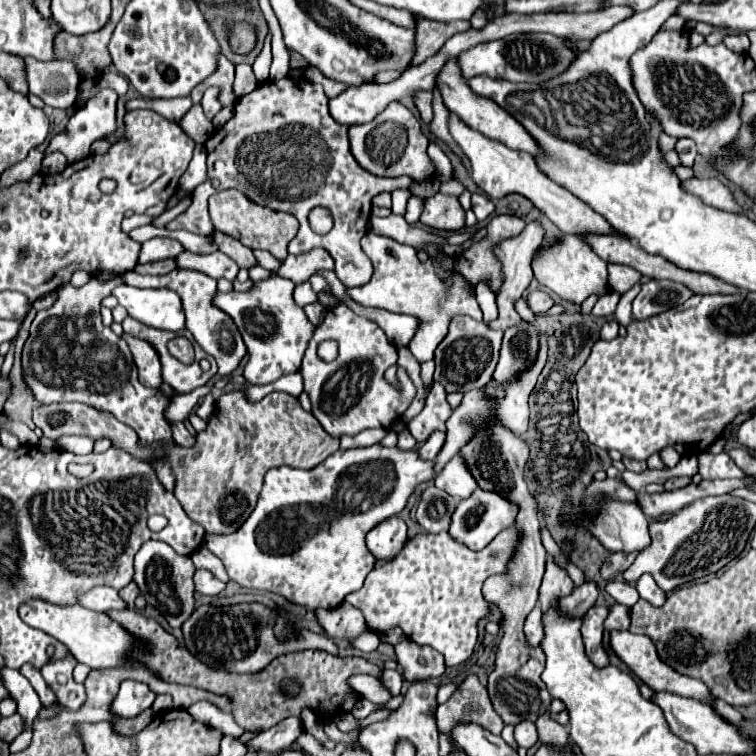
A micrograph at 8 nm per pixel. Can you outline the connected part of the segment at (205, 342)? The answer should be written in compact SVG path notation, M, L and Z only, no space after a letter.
M179 268L165 274L165 276L141 276L137 272L127 272L127 274L123 274L123 278L129 286L135 286L135 288L169 288L169 290L175 290L183 302L185 326L197 338L201 348L205 352L213 354L213 358L217 360L217 366L219 366L217 374L229 376L239 366L247 348L243 344L243 338L241 338L233 318L213 304L213 298L217 294L217 280L213 280L205 274L193 272L193 270L179 270Z

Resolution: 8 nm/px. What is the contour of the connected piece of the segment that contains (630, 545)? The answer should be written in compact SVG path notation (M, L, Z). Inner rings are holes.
M611 500L607 506L601 510L601 514L593 522L581 522L599 542L609 550L609 552L643 552L651 544L649 536L649 522L645 514L641 514L641 508L633 502L619 502Z

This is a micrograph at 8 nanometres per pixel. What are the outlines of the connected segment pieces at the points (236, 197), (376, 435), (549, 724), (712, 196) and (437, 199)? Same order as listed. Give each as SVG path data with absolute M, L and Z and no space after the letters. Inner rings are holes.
M227 188L213 194L209 198L209 214L217 230L237 240L271 240L275 246L287 246L299 228L299 222L297 218L293 218L293 214L259 206L257 202L249 200L241 190L235 190L235 188Z
M363 430L355 436L341 436L341 448L349 450L349 448L361 448L361 446L373 446L377 442L381 442L381 438L387 434L387 430Z
M545 712L537 718L537 730L539 730L541 742L551 742L551 744L557 744L557 746L565 746L569 742L567 728L563 728L559 722L553 722L549 712Z
M689 178L681 182L681 188L687 190L689 194L701 198L705 204L709 206L717 206L721 210L729 210L729 212L745 212L735 198L731 196L729 188L717 180L717 178L709 178L709 180L701 180L701 178Z
M437 192L435 196L425 200L421 222L437 230L461 230L465 226L465 212L457 196Z

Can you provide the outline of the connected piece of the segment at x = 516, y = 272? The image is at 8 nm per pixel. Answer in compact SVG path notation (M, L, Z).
M529 222L523 232L519 236L511 236L505 240L499 240L493 246L493 254L495 258L501 262L501 276L503 276L503 284L497 290L497 308L499 308L499 316L495 320L489 322L489 326L493 330L507 330L509 326L517 326L521 322L521 316L515 310L515 302L523 296L523 292L527 290L529 282L533 280L533 270L531 270L531 256L533 250L543 242L545 238L545 228L539 222Z

